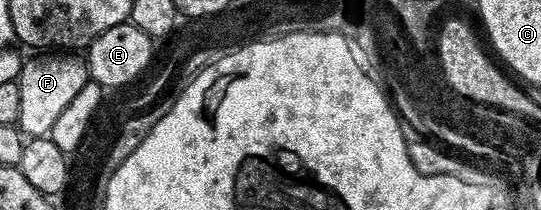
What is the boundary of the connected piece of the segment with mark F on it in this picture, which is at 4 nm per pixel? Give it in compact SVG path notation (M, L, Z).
M44 52L23 63L18 79L19 127L28 138L42 138L51 135L54 120L69 106L70 100L82 92L88 81L88 63L72 52Z

